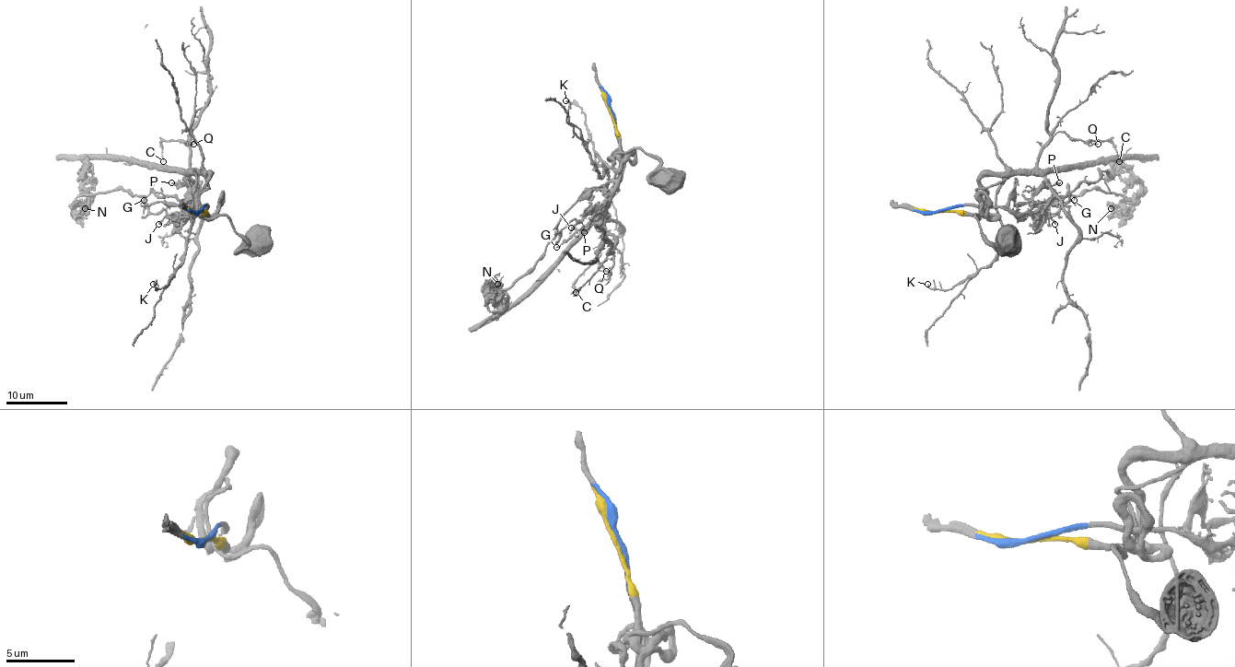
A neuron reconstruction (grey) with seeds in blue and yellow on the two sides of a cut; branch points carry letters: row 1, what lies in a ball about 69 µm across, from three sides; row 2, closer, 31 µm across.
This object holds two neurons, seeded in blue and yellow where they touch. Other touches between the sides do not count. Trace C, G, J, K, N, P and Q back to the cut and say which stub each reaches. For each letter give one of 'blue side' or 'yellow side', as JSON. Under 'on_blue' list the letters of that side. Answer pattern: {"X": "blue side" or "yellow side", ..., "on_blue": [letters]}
{"C": "yellow side", "G": "blue side", "J": "blue side", "K": "yellow side", "N": "blue side", "P": "blue side", "Q": "yellow side", "on_blue": ["G", "J", "N", "P"]}

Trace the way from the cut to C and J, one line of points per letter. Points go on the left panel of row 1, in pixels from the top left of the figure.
C: (198, 210), (205, 214), (200, 195), (208, 188), (191, 167), (191, 131), (187, 140), (163, 140), (163, 162)
J: (198, 210), (207, 206), (203, 212), (193, 212), (181, 219), (166, 216), (158, 224)

